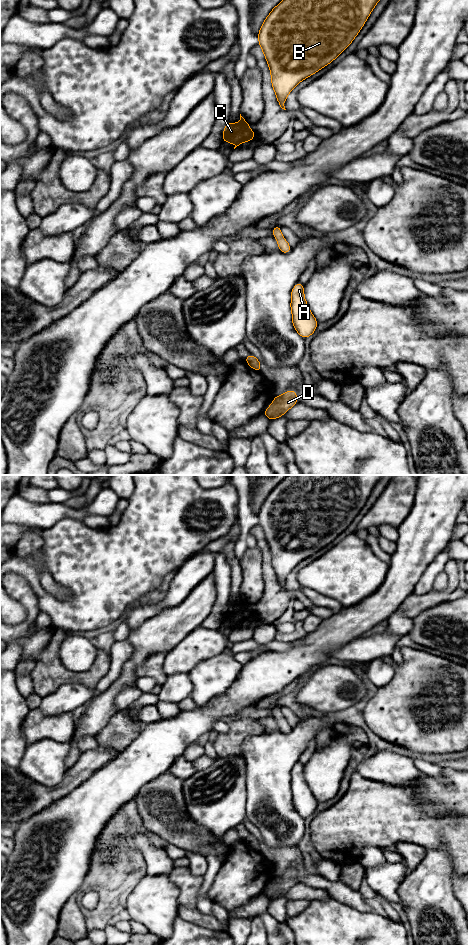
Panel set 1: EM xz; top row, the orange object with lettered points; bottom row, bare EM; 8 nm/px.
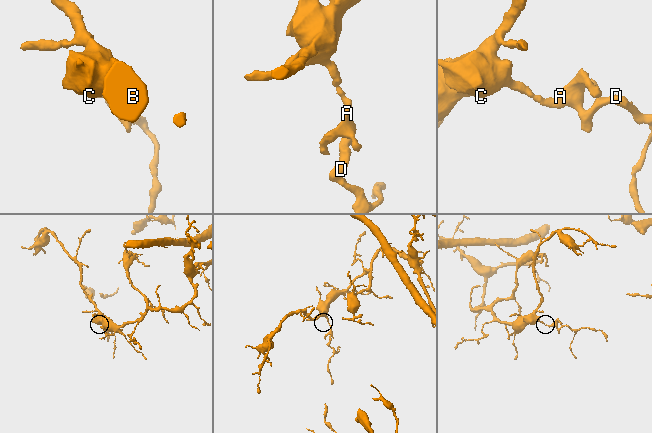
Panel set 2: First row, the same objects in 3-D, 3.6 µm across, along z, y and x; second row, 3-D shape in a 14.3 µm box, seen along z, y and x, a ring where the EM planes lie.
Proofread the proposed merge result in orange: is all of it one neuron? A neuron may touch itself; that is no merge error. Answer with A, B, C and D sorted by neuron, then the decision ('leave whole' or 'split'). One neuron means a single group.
groups A B C D; leave whole

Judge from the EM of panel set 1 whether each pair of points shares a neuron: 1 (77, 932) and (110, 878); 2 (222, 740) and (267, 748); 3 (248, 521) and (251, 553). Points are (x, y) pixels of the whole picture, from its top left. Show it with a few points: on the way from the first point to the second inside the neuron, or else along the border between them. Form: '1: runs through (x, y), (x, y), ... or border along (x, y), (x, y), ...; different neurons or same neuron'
1: runs through (73, 915), (73, 901), (93, 883); same neuron
2: border along (263, 732), (249, 735), (244, 740), (239, 754); different neurons
3: border along (248, 547), (240, 560); different neurons

